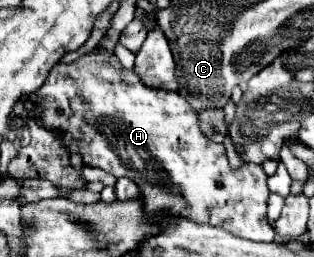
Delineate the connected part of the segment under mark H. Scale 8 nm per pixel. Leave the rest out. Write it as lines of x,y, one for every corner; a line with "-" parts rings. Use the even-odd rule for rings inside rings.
101,43
91,53
85,53
75,63
59,63
49,73
47,83
35,93
35,101
41,105
41,125
47,131
63,133
61,141
67,153
79,153
83,165
97,167
115,177
129,177
141,189
141,199
149,213
171,211
177,217
191,219
193,223
205,223
221,227
237,237
251,241
273,241
275,231
267,221
267,175
261,165
247,163
237,171
231,171
223,145
213,143
199,131
199,121
193,107
177,91
157,89
145,85
133,69
123,69
117,57
103,51

